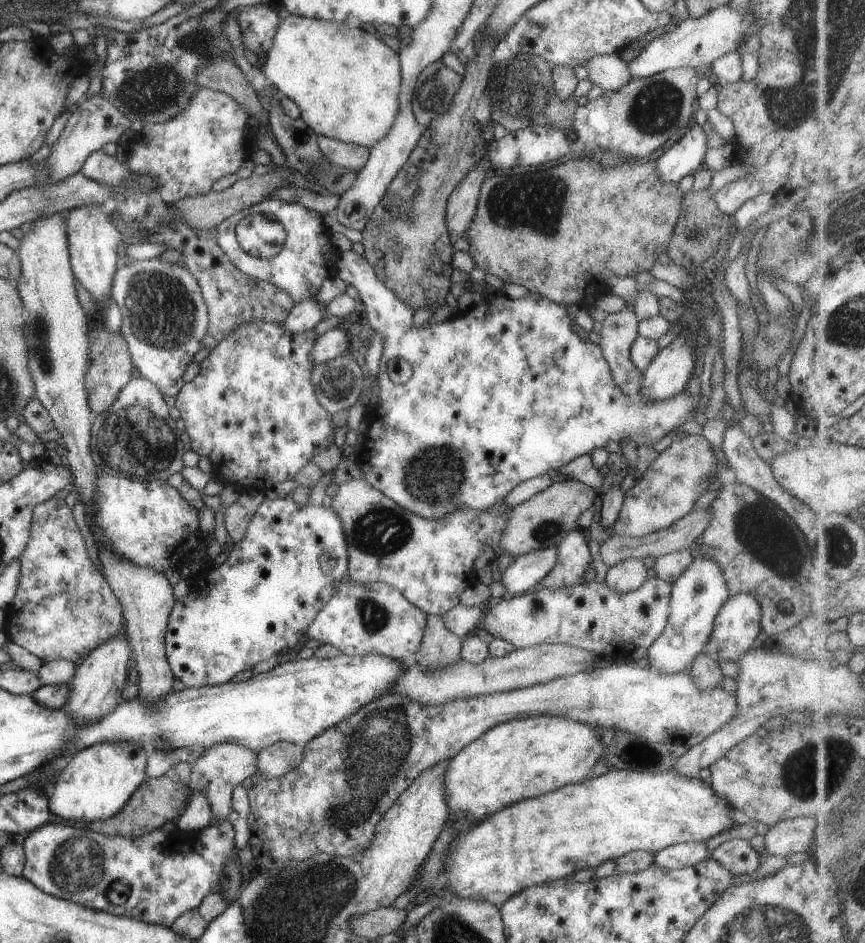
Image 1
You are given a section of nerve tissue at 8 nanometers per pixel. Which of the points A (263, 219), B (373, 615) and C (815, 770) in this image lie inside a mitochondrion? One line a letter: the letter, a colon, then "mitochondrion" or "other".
A: mitochondrion
B: mitochondrion
C: mitochondrion

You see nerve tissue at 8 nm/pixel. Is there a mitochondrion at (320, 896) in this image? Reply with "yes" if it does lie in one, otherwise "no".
yes

